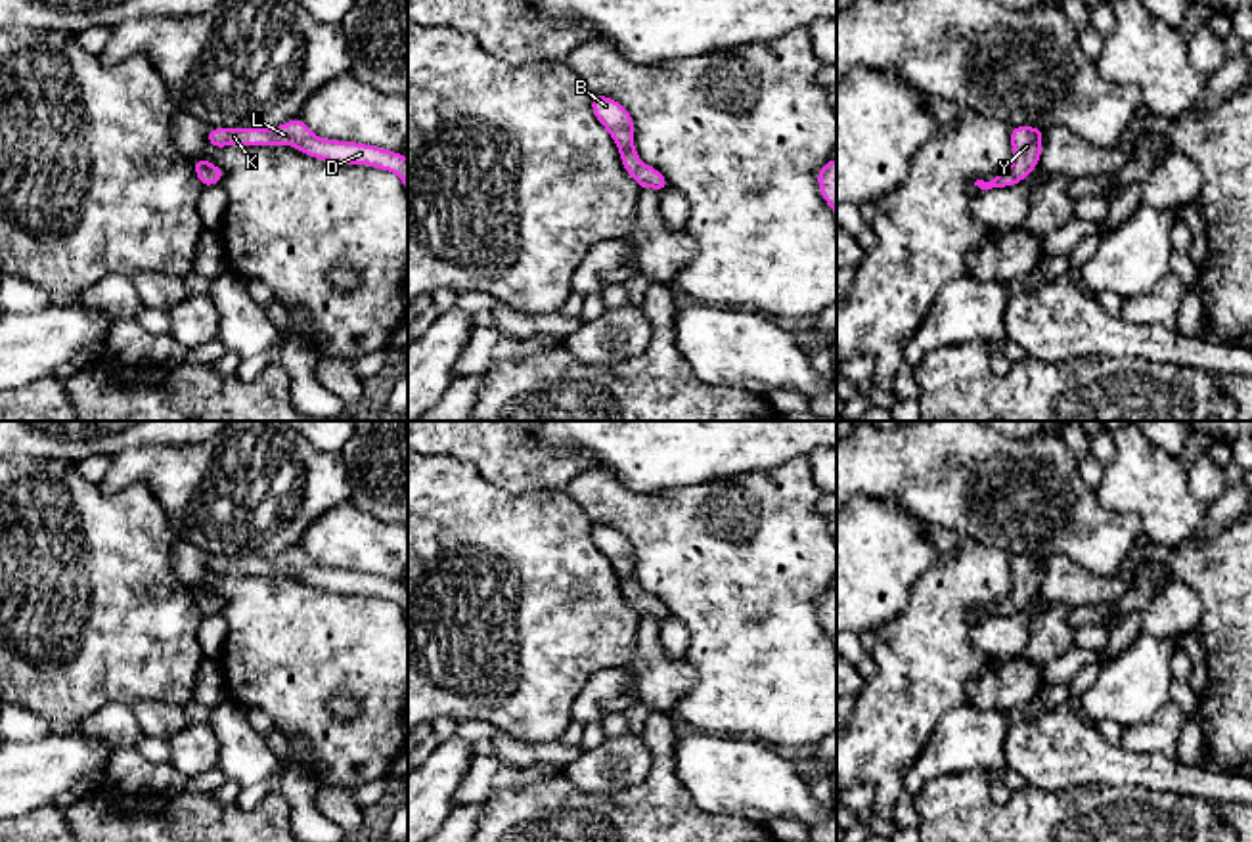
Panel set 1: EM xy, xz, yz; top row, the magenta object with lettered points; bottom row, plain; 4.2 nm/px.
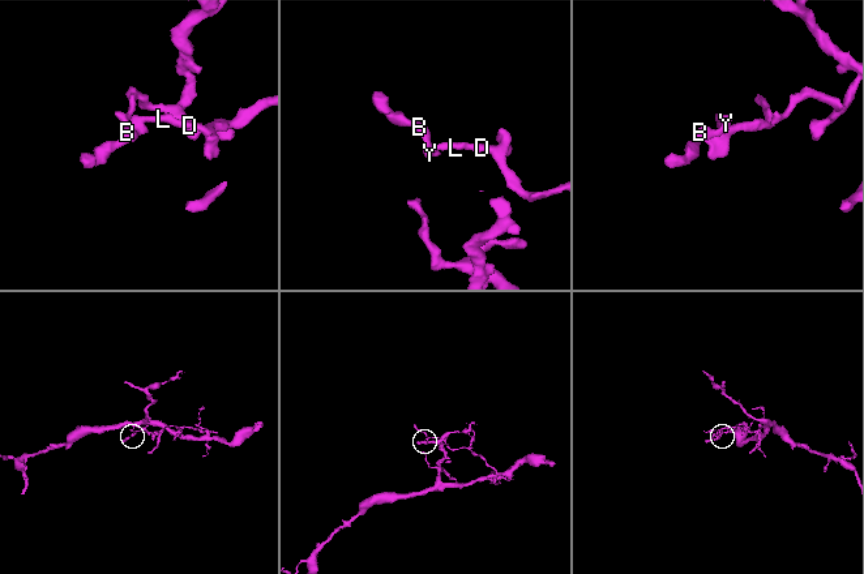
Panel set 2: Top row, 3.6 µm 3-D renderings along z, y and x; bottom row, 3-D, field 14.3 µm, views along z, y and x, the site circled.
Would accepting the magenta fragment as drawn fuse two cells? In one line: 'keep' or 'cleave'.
keep

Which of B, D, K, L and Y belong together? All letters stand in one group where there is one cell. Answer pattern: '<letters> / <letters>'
B D K L Y

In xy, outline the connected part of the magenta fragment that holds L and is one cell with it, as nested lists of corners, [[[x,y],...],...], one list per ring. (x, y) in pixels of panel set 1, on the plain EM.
[[[293,547],[274,557],[211,557],[207,570],[212,576],[224,574],[283,574],[322,589],[337,593],[369,593],[394,601],[408,620],[408,587],[402,582],[364,574],[356,570],[337,570],[314,565],[301,547]]]

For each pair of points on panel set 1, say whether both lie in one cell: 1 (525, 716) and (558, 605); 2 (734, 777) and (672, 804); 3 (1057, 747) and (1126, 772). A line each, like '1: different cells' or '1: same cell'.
1: same cell
2: different cells
3: same cell

